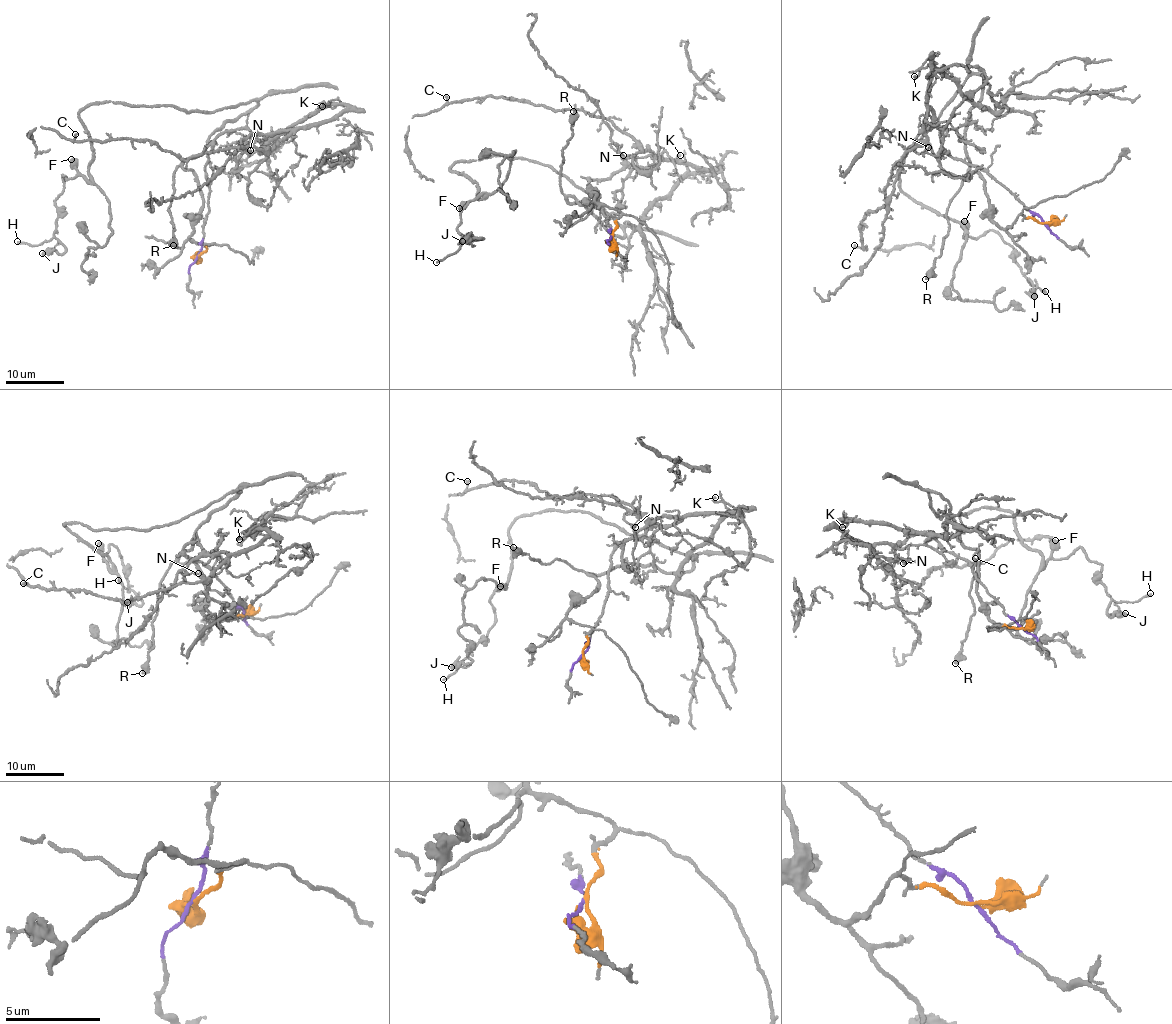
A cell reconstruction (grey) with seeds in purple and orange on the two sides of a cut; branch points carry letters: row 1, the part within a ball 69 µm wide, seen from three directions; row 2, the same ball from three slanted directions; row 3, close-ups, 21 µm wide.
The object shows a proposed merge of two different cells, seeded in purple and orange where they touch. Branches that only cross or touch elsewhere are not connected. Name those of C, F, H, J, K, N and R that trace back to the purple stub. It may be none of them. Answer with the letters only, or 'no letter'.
C, K, N

